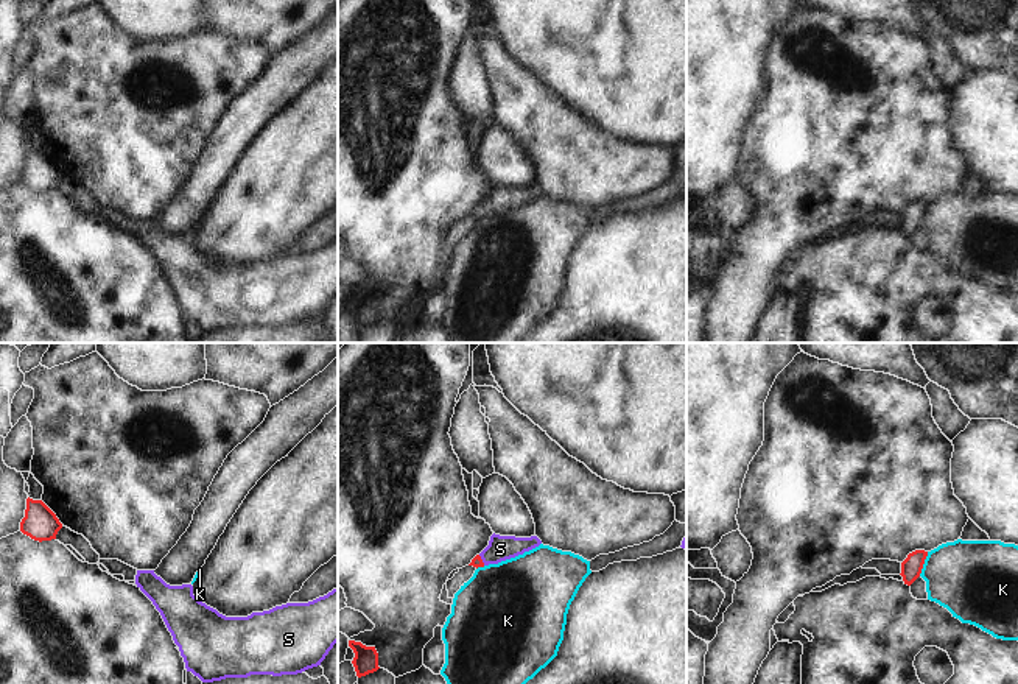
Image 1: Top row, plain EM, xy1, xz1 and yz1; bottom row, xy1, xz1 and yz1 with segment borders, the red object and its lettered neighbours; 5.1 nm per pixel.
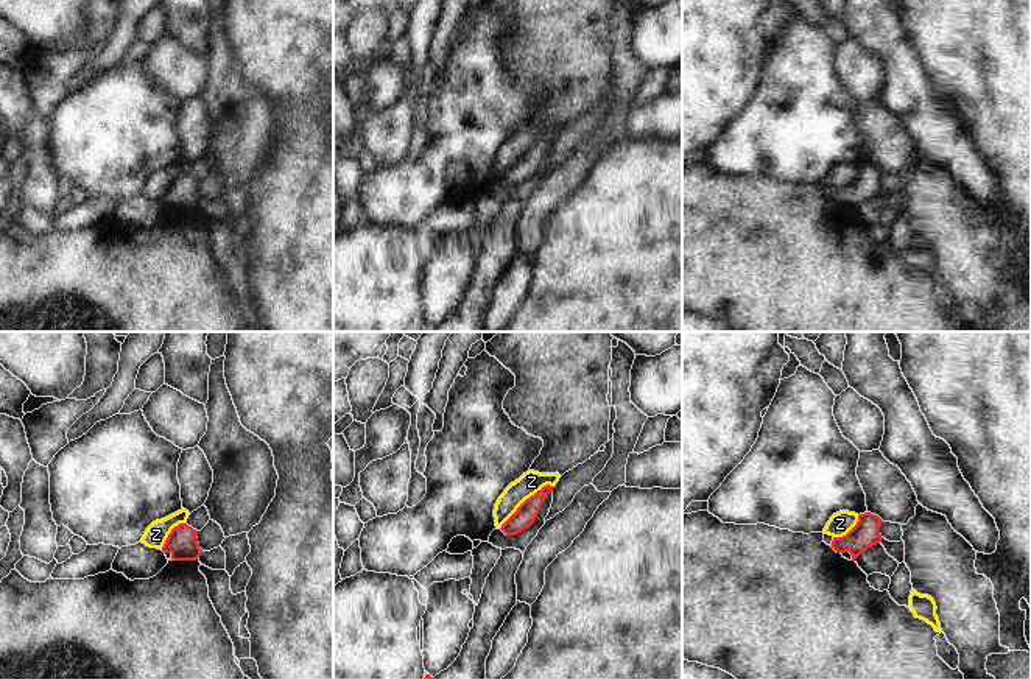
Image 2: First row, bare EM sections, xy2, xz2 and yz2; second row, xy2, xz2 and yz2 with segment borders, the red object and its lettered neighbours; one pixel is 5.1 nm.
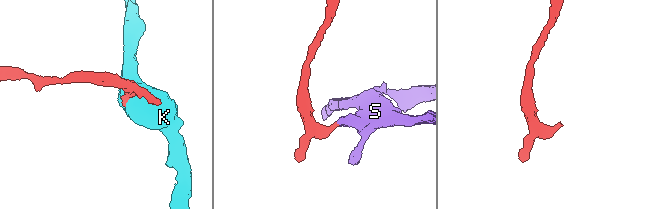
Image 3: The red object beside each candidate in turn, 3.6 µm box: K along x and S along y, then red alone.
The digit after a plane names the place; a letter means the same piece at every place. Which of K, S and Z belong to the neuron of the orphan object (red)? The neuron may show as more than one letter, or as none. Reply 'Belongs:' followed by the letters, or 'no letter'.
Belongs: S

